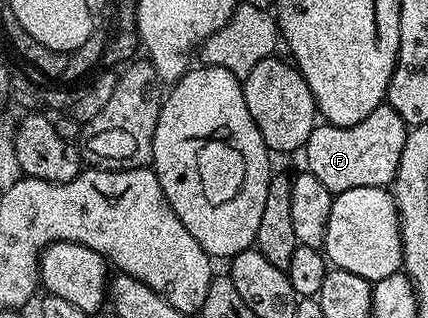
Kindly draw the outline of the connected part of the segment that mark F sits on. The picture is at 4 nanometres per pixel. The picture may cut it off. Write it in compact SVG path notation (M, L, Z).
M383 102L356 126L336 126L319 123L312 130L304 149L306 155L305 171L316 174L324 186L335 194L344 190L356 190L356 186L386 188L393 185L396 170L400 166L400 154L404 154L404 142L408 126L392 110L392 106Z

